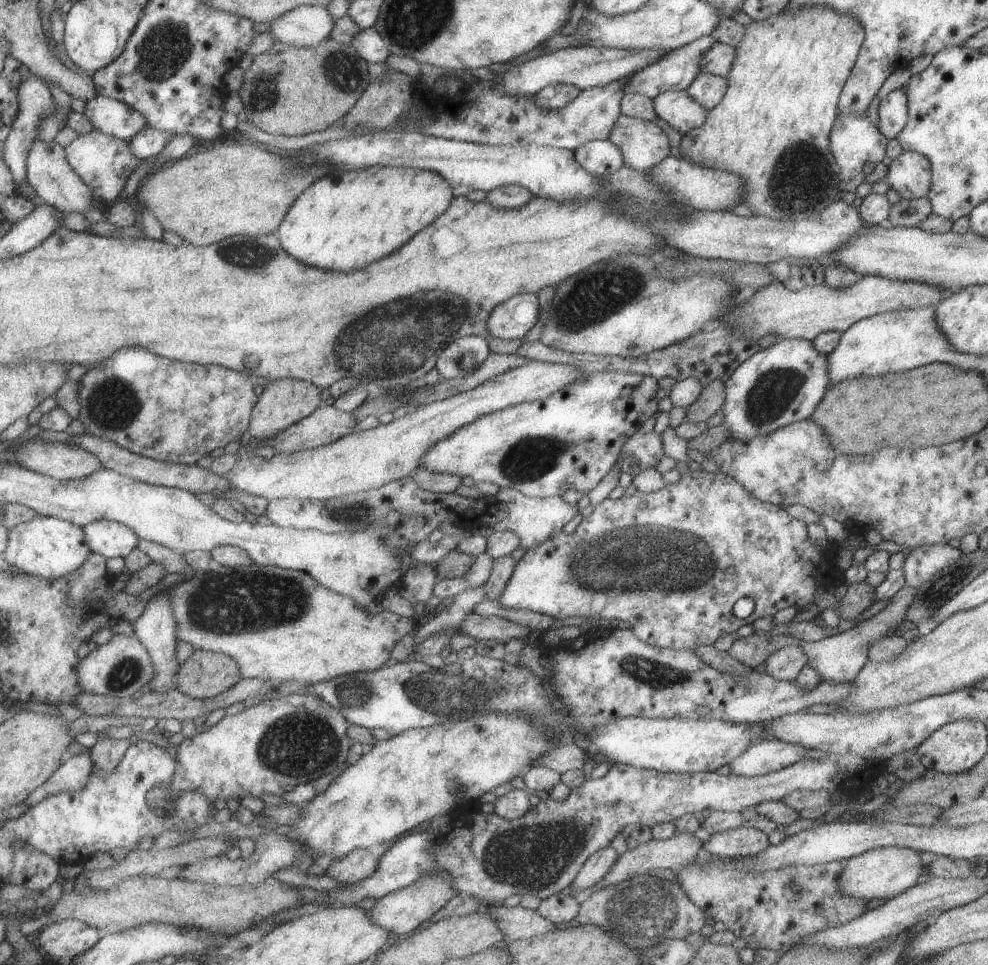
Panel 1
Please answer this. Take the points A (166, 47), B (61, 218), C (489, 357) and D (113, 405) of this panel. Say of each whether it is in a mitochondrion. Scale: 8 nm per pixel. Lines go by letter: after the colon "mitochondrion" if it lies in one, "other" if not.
A: mitochondrion
B: other
C: other
D: mitochondrion

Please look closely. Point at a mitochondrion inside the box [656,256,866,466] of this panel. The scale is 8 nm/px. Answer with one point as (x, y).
(770, 397)

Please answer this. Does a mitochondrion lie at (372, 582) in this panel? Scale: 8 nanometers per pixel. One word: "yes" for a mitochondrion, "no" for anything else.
no

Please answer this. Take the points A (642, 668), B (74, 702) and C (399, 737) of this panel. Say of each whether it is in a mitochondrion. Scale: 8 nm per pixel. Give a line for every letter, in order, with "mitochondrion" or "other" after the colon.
A: mitochondrion
B: other
C: other

